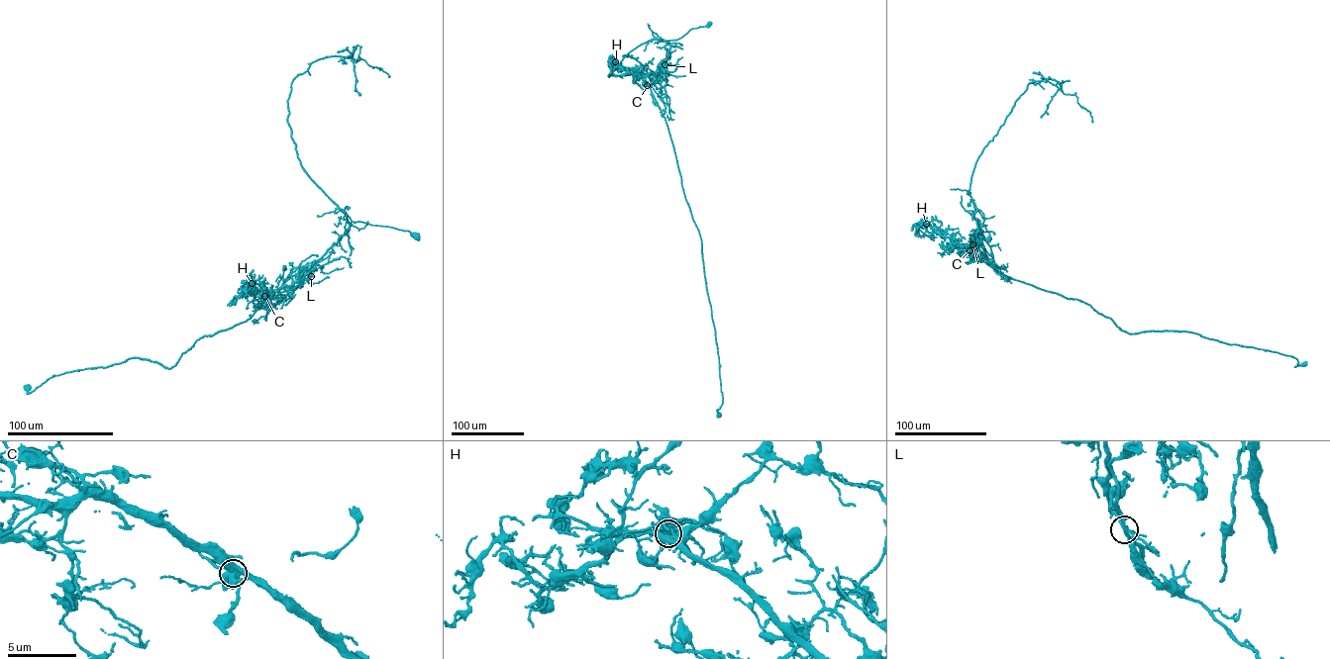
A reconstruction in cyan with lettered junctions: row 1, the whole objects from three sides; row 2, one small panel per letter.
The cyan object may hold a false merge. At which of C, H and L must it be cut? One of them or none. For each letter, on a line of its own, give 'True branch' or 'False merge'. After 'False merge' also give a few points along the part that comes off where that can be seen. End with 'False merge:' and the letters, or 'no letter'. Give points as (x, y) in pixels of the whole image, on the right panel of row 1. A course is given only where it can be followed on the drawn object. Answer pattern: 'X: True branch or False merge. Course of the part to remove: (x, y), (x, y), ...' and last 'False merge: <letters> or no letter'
C: False merge. Course of the part to remove: (970, 250), (974, 256), (980, 232), (970, 193), (972, 172), (1029, 83), (1059, 82), (1092, 122)
H: True branch
L: True branch
False merge: C

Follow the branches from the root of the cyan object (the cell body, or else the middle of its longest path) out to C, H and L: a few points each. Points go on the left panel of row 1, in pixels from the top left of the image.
C: (416, 236), (392, 228), (351, 222), (349, 231), (320, 258), (292, 272), (292, 284), (285, 297), (264, 296)
H: (416, 236), (392, 228), (351, 222), (338, 242), (305, 266), (297, 282), (268, 294), (252, 283)
L: (416, 236), (392, 228), (351, 222), (350, 229), (333, 246), (331, 254), (307, 273), (311, 276)

